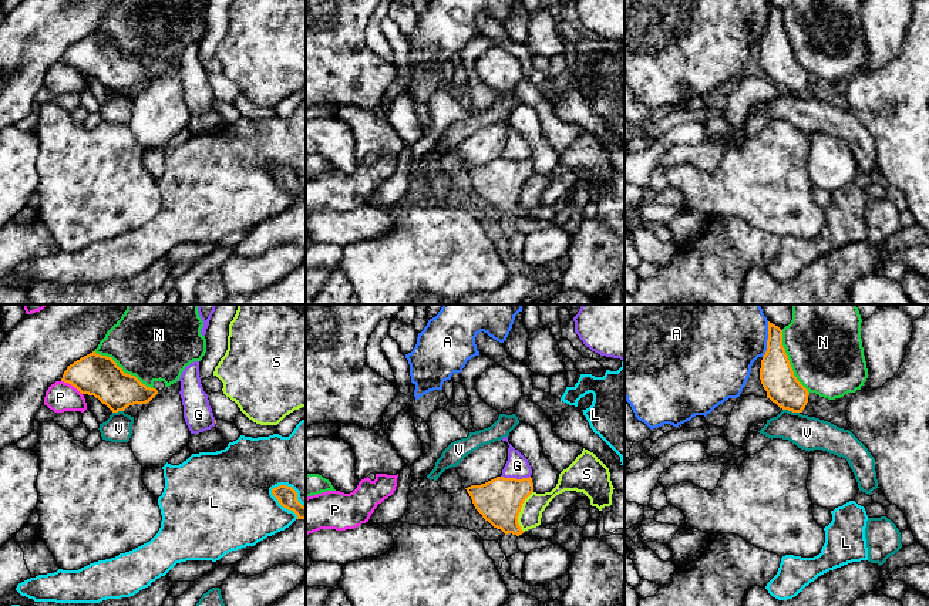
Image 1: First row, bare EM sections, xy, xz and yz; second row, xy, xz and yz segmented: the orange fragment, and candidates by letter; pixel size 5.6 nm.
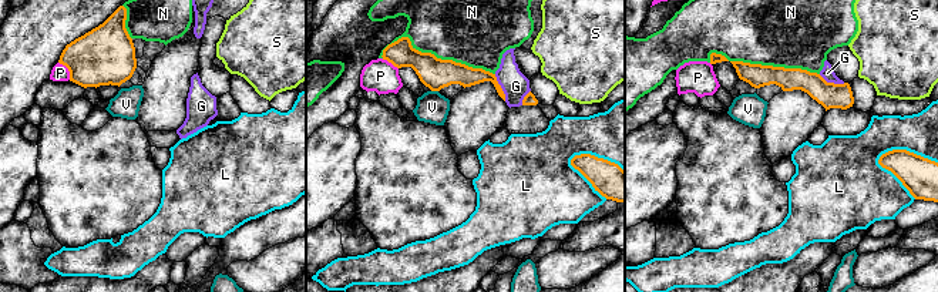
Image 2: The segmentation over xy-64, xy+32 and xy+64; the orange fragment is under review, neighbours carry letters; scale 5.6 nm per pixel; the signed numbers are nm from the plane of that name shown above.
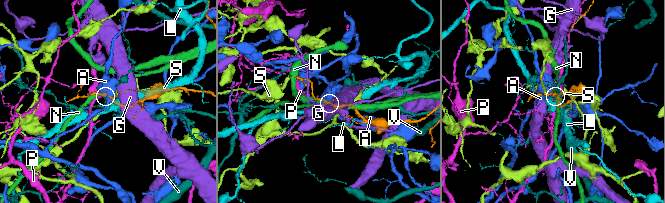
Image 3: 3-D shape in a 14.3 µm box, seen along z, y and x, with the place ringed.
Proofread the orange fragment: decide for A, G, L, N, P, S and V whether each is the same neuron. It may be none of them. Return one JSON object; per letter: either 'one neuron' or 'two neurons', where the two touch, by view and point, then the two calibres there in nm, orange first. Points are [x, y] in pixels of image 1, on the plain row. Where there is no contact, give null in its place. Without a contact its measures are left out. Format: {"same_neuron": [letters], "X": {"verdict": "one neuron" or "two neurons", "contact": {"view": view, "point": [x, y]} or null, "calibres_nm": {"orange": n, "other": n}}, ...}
{"same_neuron": [], "A": {"verdict": "two neurons", "contact": {"view": "yz", "point": [768, 20]}, "calibres_nm": {"orange": 190, "other": 340}}, "G": {"verdict": "two neurons", "contact": {"view": "xz", "point": [515, 160]}, "calibres_nm": {"orange": 260, "other": 130}}, "L": {"verdict": "two neurons", "contact": {"view": "xy", "point": [282, 187]}, "calibres_nm": {"orange": 110, "other": 420}}, "N": {"verdict": "two neurons", "contact": {"view": "xy", "point": [123, 53]}, "calibres_nm": {"orange": 240, "other": 360}}, "P": {"verdict": "two neurons", "contact": {"view": "xy", "point": [71, 66]}, "calibres_nm": {"orange": 240, "other": 170}}, "S": {"verdict": "two neurons", "contact": {"view": "xz", "point": [519, 192]}, "calibres_nm": {"orange": 260, "other": 130}}, "V": {"verdict": "two neurons", "contact": {"view": "yz", "point": [791, 91]}, "calibres_nm": {"orange": 190, "other": 190}}}

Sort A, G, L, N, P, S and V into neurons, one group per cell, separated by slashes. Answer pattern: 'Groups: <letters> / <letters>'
Groups: A / G / L / N / P / S / V

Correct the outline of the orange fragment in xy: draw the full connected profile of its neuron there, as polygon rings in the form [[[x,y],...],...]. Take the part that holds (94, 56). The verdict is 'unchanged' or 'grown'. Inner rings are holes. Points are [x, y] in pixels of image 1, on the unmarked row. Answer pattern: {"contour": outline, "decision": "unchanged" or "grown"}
{"contour": [[[95,33],[70,46],[61,63],[81,75],[94,77],[112,94],[134,85],[147,85],[158,75],[156,70],[147,68],[135,57],[124,54],[111,38]]], "decision": "unchanged"}

